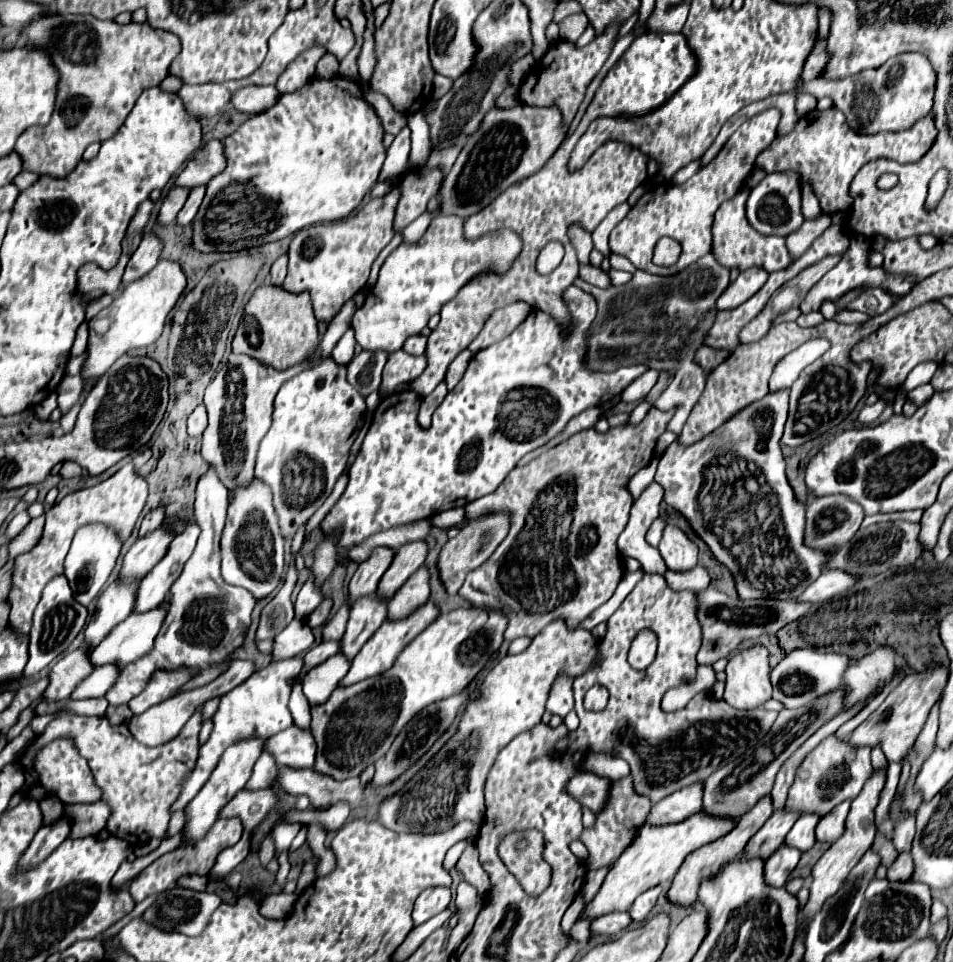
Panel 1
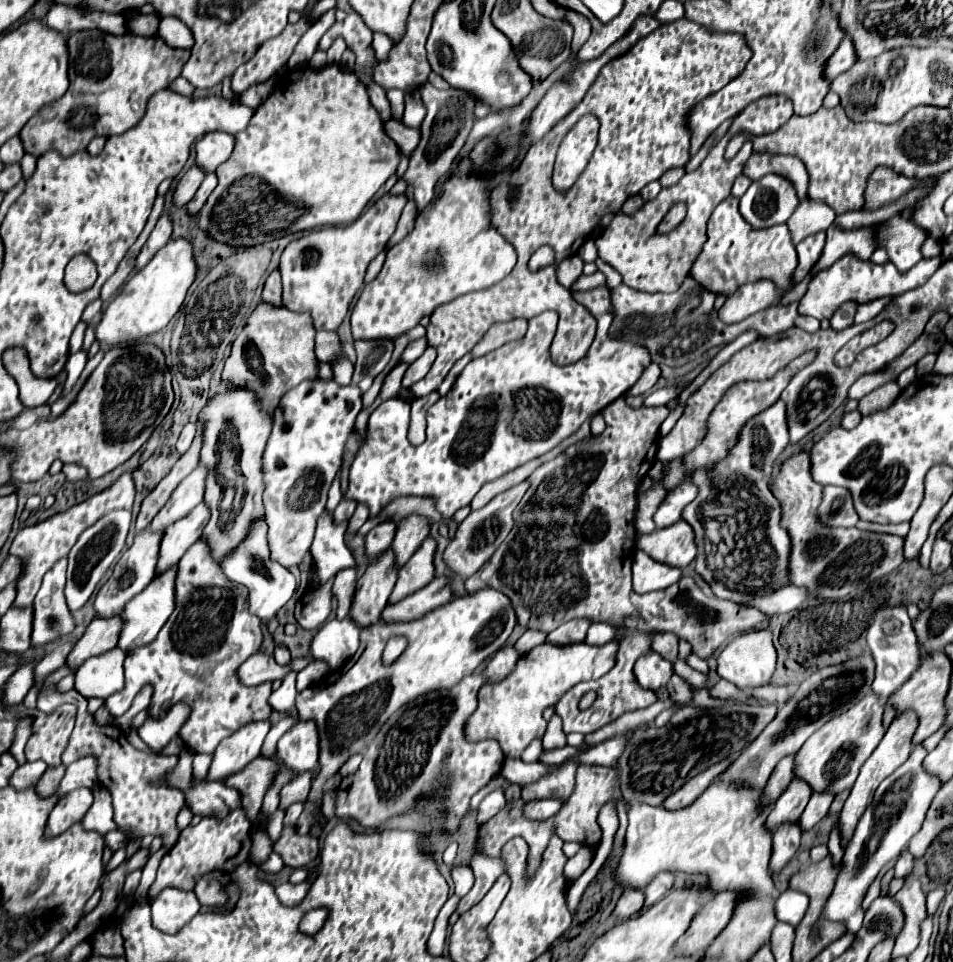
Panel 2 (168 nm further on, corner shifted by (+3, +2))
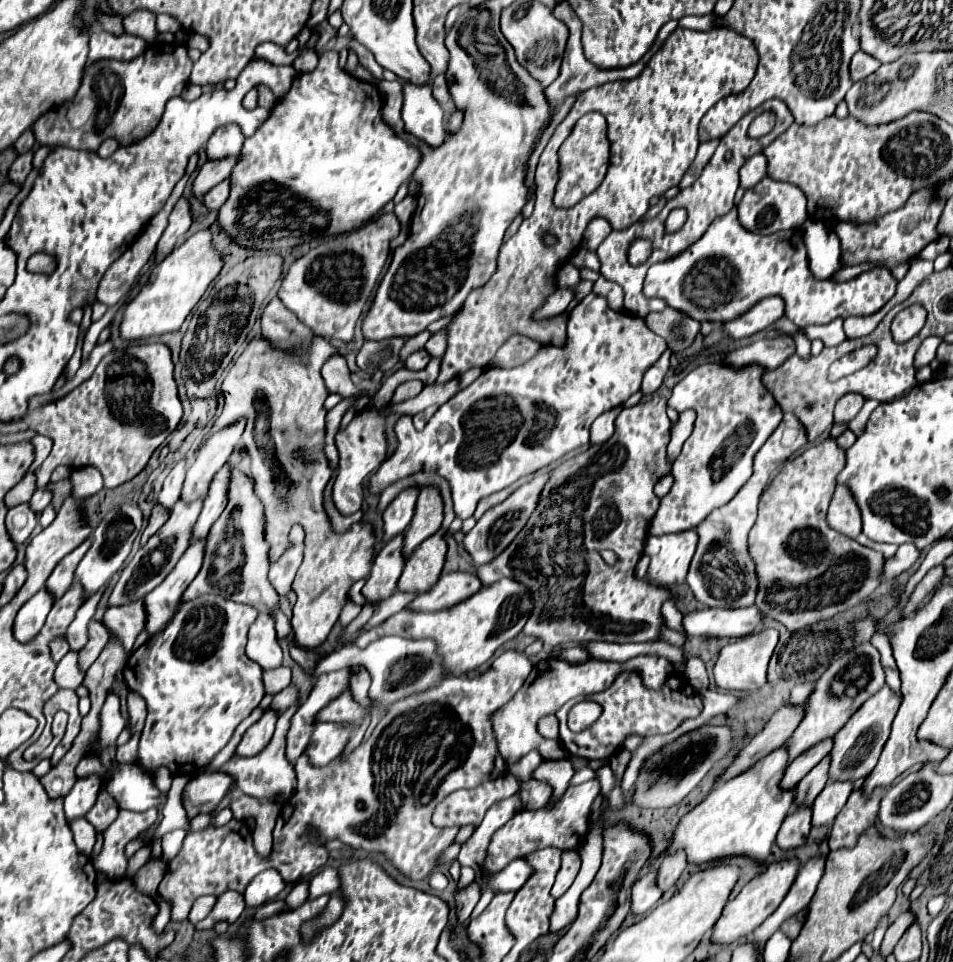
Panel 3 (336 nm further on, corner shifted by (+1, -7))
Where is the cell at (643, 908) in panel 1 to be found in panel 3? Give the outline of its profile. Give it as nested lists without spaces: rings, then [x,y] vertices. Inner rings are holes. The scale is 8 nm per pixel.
[[[681,852],[663,858],[663,862],[657,870],[657,886],[661,888],[661,892],[667,892],[669,888],[675,886],[677,878],[685,870],[685,866],[687,866],[687,860],[685,860],[685,854],[681,854]]]

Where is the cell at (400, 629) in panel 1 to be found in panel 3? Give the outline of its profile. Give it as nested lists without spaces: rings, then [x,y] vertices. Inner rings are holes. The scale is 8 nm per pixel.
[[[449,572],[441,574],[437,584],[425,592],[419,594],[413,602],[409,602],[409,610],[421,610],[421,612],[435,612],[435,610],[447,610],[461,600],[473,596],[481,588],[481,582],[473,574],[465,572]]]

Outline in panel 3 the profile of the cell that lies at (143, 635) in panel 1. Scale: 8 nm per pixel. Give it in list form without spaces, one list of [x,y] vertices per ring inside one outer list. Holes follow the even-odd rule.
[[[205,540],[191,544],[177,562],[177,566],[169,572],[169,576],[153,592],[149,592],[149,596],[145,596],[145,610],[147,610],[145,630],[149,638],[153,638],[159,630],[163,630],[173,618],[181,602],[181,594],[187,590],[187,586],[193,582],[193,578],[201,568],[203,552],[205,552]]]

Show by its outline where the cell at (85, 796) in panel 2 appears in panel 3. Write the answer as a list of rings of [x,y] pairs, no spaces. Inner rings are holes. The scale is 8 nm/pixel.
[[[95,774],[79,778],[75,782],[69,796],[65,796],[65,816],[69,822],[75,818],[83,818],[93,808],[99,788],[101,788],[101,778]]]

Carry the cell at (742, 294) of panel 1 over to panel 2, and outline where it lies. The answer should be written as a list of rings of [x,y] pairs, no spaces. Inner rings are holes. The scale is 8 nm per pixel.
[[[757,281],[755,285],[745,285],[737,289],[719,309],[719,319],[723,323],[739,323],[749,315],[755,315],[779,299],[777,289],[771,281]]]

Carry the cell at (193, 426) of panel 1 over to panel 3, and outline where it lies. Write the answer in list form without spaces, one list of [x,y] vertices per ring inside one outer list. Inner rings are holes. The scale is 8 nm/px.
[[[183,458],[183,460],[171,470],[171,474],[167,476],[167,480],[165,480],[165,484],[163,484],[163,490],[161,490],[159,498],[157,498],[157,502],[161,502],[163,506],[169,506],[169,508],[175,506],[175,502],[179,500],[181,484],[183,484],[183,480],[185,480],[185,472],[187,472],[187,460]]]

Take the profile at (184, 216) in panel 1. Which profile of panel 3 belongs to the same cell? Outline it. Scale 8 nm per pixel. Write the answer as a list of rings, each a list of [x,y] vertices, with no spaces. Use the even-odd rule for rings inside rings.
[[[229,180],[217,184],[215,188],[211,188],[205,196],[203,196],[203,206],[209,210],[217,210],[229,196]]]

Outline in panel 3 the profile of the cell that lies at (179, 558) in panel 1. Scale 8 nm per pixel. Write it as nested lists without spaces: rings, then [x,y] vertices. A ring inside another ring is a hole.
[[[223,466],[215,474],[215,478],[211,482],[211,488],[209,488],[209,494],[203,500],[203,510],[201,510],[201,514],[199,514],[199,518],[197,518],[195,526],[193,526],[193,538],[191,538],[191,542],[203,540],[209,534],[213,522],[223,512],[225,500],[227,500],[227,482],[229,482],[229,470],[227,470],[227,466]]]

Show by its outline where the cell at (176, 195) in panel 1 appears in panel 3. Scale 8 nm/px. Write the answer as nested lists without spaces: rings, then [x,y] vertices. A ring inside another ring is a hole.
[[[221,158],[221,160],[207,160],[201,168],[197,178],[193,180],[193,196],[195,198],[203,198],[203,194],[217,186],[219,182],[223,182],[225,178],[229,178],[233,166],[237,164],[237,158]]]

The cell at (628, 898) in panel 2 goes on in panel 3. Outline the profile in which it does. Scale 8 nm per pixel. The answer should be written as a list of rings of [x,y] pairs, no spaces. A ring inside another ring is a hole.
[[[649,872],[643,878],[639,878],[633,884],[631,894],[631,912],[633,914],[645,914],[649,912],[661,898],[661,890],[657,888],[657,872]]]

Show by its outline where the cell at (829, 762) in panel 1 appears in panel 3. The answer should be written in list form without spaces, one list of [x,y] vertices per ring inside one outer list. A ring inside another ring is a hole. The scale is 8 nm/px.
[[[883,686],[875,696],[871,696],[851,718],[849,722],[833,736],[833,748],[829,752],[831,764],[829,764],[829,780],[833,782],[857,782],[863,780],[877,764],[879,754],[883,750],[883,744],[889,738],[891,722],[897,714],[899,700],[889,690],[889,686]]]

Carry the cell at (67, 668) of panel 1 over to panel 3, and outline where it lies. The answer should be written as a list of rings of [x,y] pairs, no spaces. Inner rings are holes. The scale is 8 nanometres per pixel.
[[[143,600],[109,608],[103,616],[103,626],[109,630],[111,638],[117,638],[117,642],[123,644],[124,650],[130,656],[139,632],[145,630]]]

